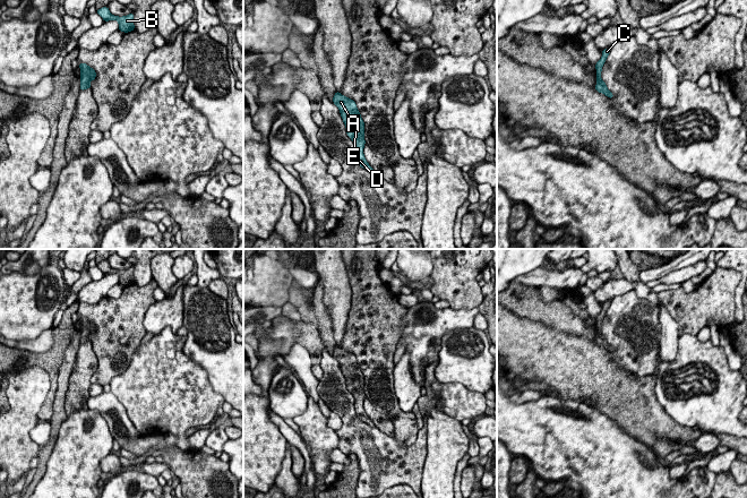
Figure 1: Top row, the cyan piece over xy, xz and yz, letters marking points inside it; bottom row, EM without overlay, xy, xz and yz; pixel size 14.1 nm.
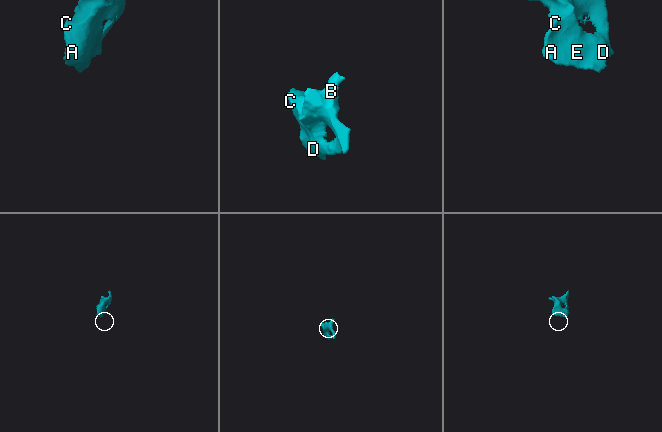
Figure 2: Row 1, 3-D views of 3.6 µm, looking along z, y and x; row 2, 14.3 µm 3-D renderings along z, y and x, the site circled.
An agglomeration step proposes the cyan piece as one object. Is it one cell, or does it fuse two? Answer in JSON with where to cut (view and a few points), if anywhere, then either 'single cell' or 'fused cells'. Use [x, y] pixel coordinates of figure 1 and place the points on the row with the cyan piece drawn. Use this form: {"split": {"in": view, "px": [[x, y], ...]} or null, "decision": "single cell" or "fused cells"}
{"split": null, "decision": "single cell"}

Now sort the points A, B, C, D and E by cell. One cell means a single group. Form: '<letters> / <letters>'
A B C D E

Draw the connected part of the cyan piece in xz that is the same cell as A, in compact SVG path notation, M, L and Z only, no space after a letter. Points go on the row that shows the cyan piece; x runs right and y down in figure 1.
M336 92L333 97L333 103L338 108L341 117L346 128L346 134L354 144L354 154L357 163L368 170L370 173L375 173L374 169L367 162L363 148L364 148L364 122L353 100Z

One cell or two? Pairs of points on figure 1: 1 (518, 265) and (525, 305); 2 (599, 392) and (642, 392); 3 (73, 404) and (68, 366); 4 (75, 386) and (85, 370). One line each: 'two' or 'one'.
1: two
2: one
3: two
4: one

